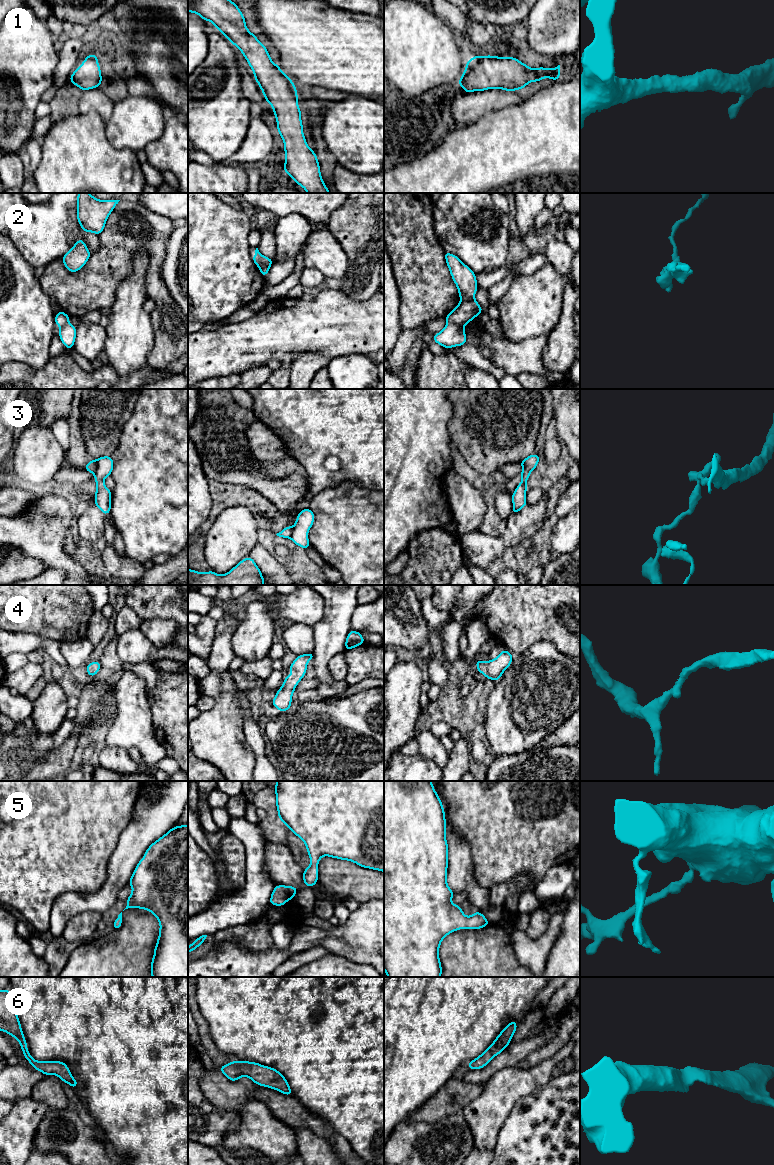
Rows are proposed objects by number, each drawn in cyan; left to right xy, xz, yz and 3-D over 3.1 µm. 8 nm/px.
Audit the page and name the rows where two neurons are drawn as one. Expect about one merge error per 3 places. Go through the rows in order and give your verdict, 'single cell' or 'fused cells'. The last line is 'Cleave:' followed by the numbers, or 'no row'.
1: single cell
2: fused cells
3: fused cells
4: single cell
5: single cell
6: single cell
Cleave: 2, 3

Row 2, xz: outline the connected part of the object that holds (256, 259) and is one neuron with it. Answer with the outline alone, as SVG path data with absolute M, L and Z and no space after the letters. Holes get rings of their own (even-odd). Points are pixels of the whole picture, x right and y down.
M258 248L255 250L255 255L252 257L253 262L258 266L261 274L265 278L265 276L268 274L269 269L261 265L261 253L259 252Z

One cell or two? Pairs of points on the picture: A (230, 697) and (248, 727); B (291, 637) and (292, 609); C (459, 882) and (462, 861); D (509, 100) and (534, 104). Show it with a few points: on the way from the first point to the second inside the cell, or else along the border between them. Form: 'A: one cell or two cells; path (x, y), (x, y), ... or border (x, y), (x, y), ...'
A: two cells; border (238, 696), (243, 718), (243, 735), (247, 742)
B: two cells; border (293, 622), (307, 624), (311, 627)
C: one cell; path (460, 877), (460, 866)
D: two cells; border (527, 95), (521, 102), (505, 106), (500, 110)

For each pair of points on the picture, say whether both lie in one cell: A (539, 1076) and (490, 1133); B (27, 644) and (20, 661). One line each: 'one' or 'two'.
A: one
B: two

